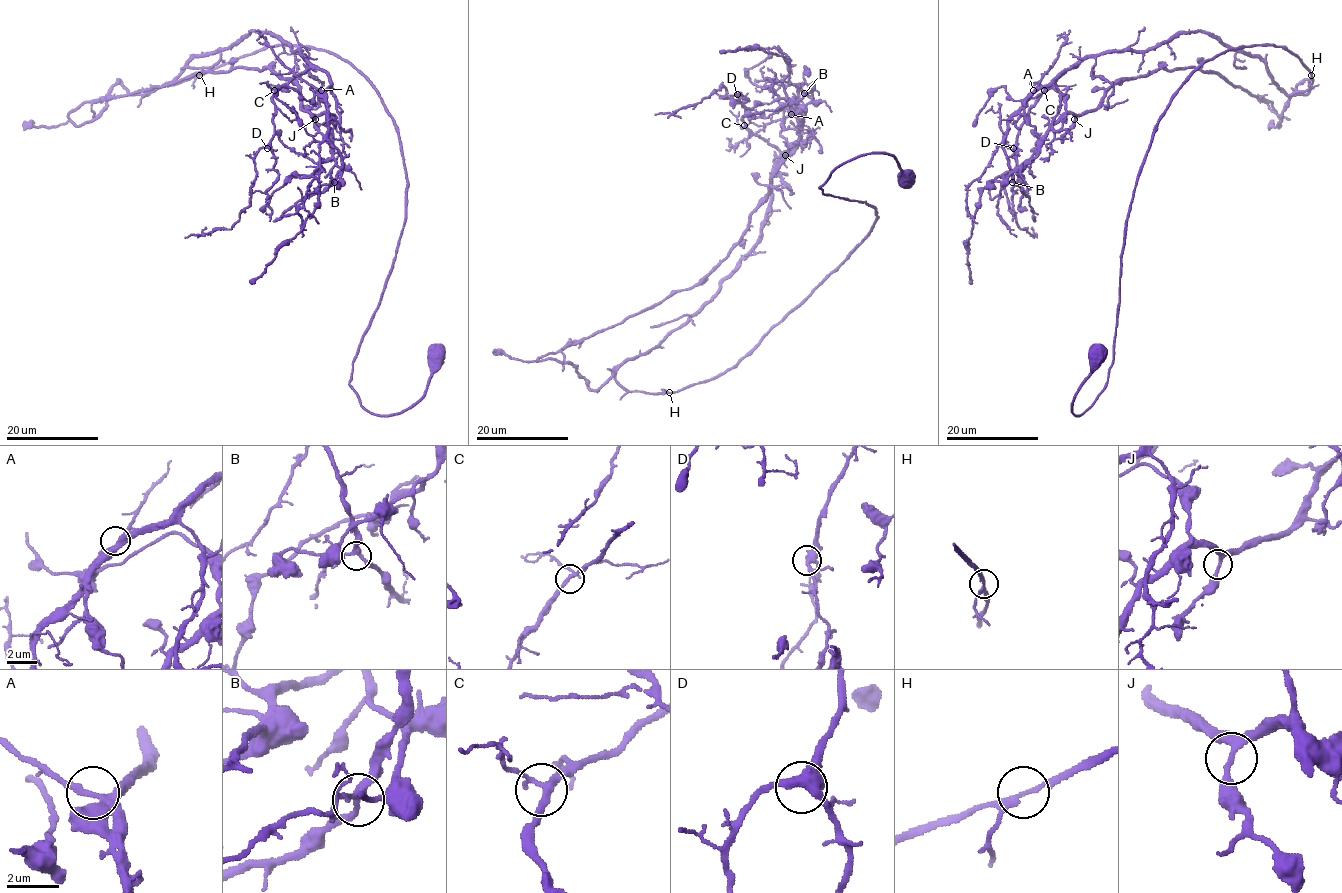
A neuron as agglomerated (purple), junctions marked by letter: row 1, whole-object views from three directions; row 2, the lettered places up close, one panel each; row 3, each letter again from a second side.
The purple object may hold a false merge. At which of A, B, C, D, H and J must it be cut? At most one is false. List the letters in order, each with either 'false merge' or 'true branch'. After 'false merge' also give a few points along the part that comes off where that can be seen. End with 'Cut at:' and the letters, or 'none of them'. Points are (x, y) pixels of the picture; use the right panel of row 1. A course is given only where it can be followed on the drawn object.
A: true branch
B: true branch
C: true branch
D: true branch
H: true branch
J: true branch
Cut at: none of them

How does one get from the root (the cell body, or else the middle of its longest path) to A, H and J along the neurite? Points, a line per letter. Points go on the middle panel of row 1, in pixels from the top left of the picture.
A: (905, 176), (887, 153), (830, 174), (877, 217), (735, 365), (623, 388), (758, 240), (791, 114)
H: (905, 176), (887, 153), (839, 164), (820, 187), (871, 205), (877, 217), (870, 231), (735, 365), (669, 393)
J: (905, 176), (830, 174), (877, 217), (735, 365), (623, 388), (791, 194), (785, 155)

